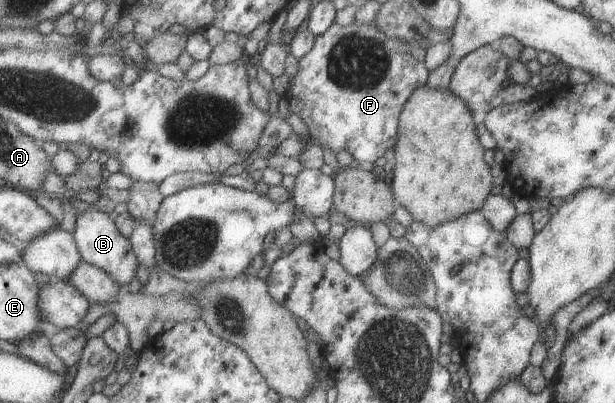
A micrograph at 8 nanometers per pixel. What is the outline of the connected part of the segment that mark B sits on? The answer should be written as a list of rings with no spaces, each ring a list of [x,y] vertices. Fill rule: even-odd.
[[[91,206],[85,214],[77,217],[73,234],[77,239],[83,261],[108,272],[123,288],[137,278],[137,270],[141,262],[134,252],[133,243],[119,230],[115,219],[109,218],[108,213]]]

